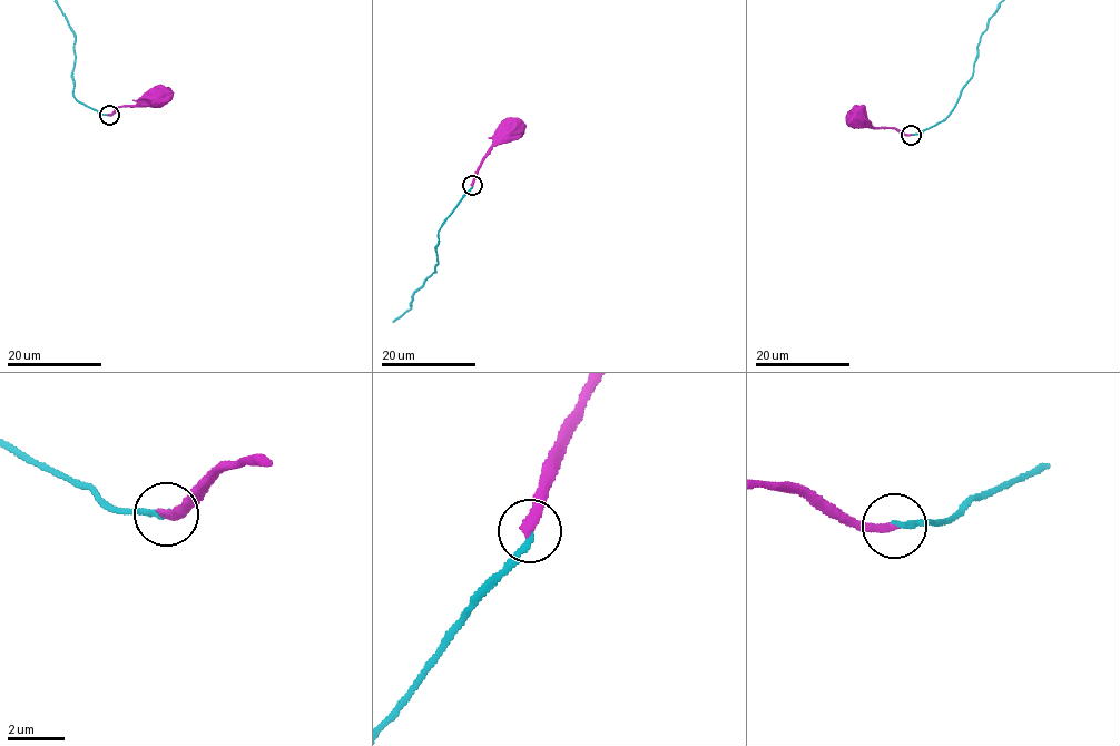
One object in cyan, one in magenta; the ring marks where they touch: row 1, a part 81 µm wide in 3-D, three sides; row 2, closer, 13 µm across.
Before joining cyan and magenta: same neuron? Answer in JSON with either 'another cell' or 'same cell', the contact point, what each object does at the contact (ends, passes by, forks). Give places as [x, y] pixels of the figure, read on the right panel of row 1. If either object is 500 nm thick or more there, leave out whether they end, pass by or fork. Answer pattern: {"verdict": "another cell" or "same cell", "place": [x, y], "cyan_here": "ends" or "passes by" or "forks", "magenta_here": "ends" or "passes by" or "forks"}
{"verdict": "another cell", "place": [911, 135], "cyan_here": "ends", "magenta_here": "ends"}

